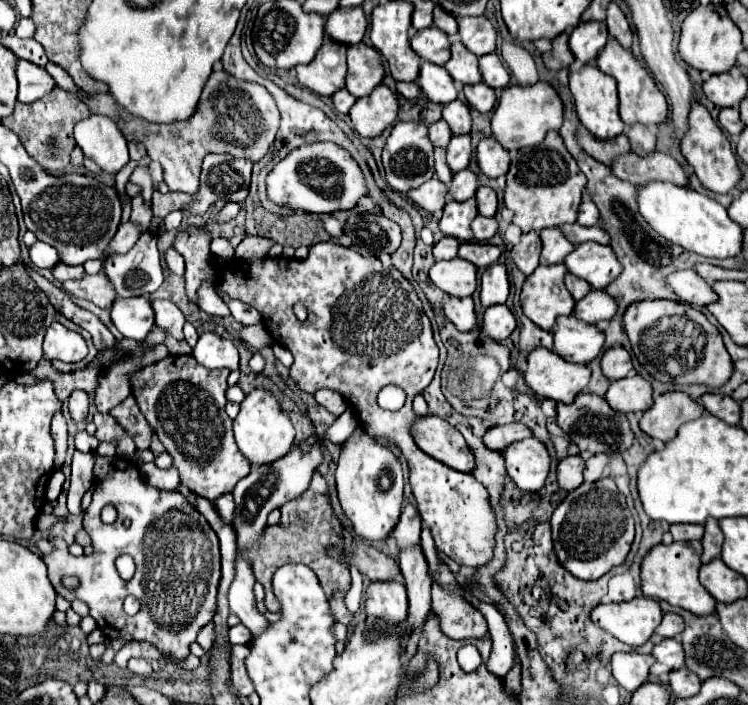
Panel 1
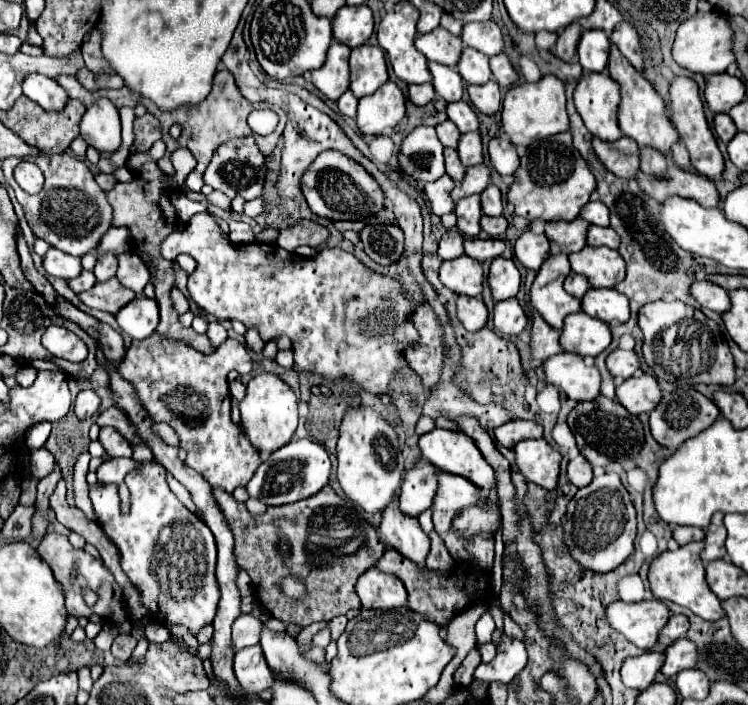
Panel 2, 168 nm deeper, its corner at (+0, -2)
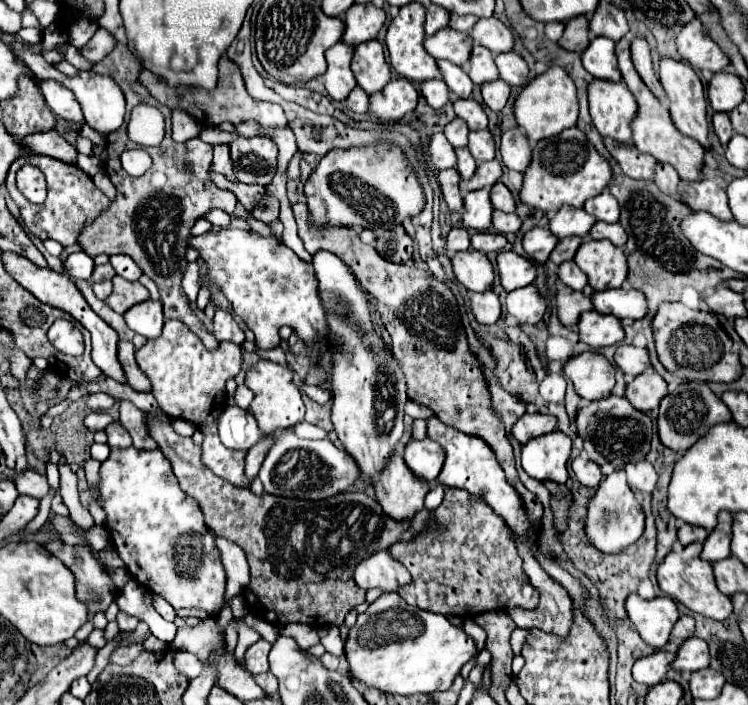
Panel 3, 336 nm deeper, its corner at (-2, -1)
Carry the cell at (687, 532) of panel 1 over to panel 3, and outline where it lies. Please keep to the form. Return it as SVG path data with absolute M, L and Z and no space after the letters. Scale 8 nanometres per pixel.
M682 525L682 527L678 529L678 541L680 541L682 545L690 545L690 543L694 543L694 541L704 543L704 541L706 541L706 537L708 537L708 531L706 531L706 529L702 529L702 527Z

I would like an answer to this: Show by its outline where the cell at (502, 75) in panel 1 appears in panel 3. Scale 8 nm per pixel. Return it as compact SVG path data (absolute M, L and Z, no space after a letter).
M508 51L508 53L496 55L496 67L500 71L500 79L504 79L508 85L528 83L528 65L518 53Z

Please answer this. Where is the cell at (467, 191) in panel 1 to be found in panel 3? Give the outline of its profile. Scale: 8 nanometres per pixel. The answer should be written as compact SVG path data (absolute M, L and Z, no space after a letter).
M492 159L488 163L480 163L470 181L460 181L462 195L466 195L468 191L476 191L476 189L492 189L492 185L500 177L502 177L502 165L498 159Z

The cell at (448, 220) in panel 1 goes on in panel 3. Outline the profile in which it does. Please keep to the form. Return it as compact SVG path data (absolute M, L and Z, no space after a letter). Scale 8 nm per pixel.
M486 189L470 191L464 197L462 223L464 223L464 227L486 231L492 225L492 211L494 211L494 207L490 203L490 193Z

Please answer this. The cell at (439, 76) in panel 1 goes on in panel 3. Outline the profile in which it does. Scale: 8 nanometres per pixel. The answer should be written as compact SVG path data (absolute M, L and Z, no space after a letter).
M438 61L438 67L444 75L444 83L450 87L452 93L456 93L458 97L462 99L468 99L472 95L472 89L474 89L474 83L472 79L466 75L466 71L450 61Z

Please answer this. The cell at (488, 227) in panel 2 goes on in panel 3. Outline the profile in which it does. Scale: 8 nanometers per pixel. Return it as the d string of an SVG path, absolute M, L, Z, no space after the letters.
M494 211L494 215L492 215L492 227L494 227L494 231L496 233L508 233L508 231L512 231L512 233L518 233L518 229L520 229L520 225L522 225L522 221L520 221L520 217L516 215L516 213L502 213L502 211Z

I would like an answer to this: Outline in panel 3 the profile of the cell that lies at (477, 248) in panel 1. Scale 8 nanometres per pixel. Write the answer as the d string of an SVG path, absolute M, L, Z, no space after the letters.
M476 233L472 235L472 249L478 249L482 253L490 253L490 251L502 251L506 247L506 237L498 235L498 233Z

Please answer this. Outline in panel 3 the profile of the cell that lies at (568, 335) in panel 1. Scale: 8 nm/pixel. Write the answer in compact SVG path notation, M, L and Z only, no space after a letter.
M586 311L580 317L578 329L580 329L580 341L584 341L594 349L616 345L624 339L624 329L620 319L602 315L598 311Z

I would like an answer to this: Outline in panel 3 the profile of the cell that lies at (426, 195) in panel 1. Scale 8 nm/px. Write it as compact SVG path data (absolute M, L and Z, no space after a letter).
M444 169L438 173L438 183L450 211L460 211L464 205L458 189L458 181L460 181L460 173L456 169Z

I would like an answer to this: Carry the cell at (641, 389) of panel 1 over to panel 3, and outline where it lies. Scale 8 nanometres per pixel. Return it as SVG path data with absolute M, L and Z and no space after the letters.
M642 373L626 387L626 399L638 409L638 411L652 411L660 405L660 401L666 397L668 385L666 381L656 373Z

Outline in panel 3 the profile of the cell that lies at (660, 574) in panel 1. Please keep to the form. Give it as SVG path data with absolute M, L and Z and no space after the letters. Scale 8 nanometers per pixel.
M692 543L692 545L684 547L680 553L670 551L666 555L666 559L662 561L662 565L658 567L658 573L656 573L658 575L658 585L666 595L680 601L690 611L706 615L710 619L722 621L732 613L732 601L730 601L730 597L720 593L720 589L716 587L714 573L712 573L712 563L706 563L704 559L700 559L700 551L702 551L702 543Z

